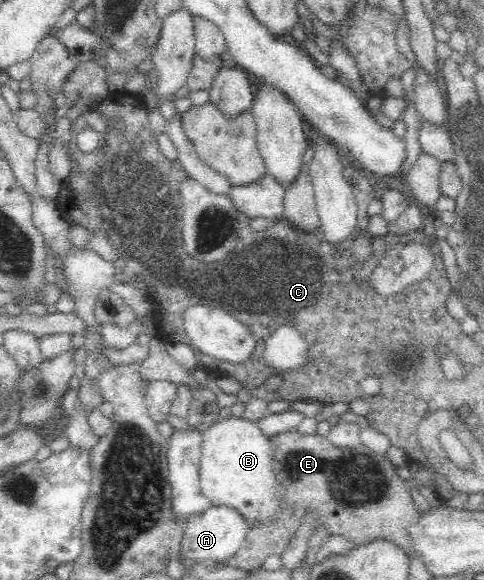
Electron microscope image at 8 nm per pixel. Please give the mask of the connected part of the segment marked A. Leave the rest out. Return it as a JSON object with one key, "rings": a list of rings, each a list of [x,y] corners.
{"rings":[[[213,506],[203,514],[195,514],[185,522],[181,537],[181,562],[195,560],[196,563],[224,564],[243,546],[248,531],[245,519],[233,508]]]}

